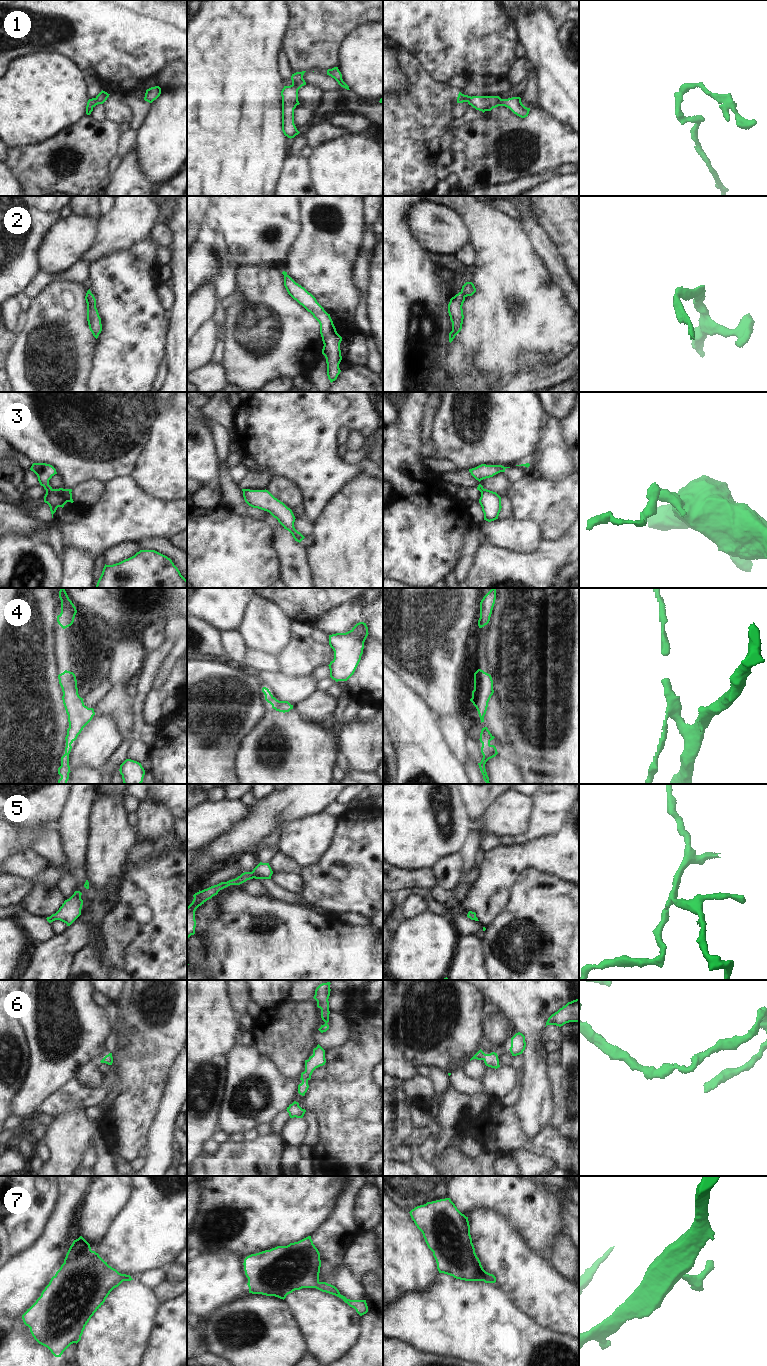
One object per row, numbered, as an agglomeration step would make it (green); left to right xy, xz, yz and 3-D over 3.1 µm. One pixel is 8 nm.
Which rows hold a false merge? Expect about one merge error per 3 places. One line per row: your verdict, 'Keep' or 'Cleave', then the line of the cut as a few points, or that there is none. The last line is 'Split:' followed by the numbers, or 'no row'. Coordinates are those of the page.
1: Keep. No split
2: Keep. No split
3: Keep. No split
4: Keep. No split
5: Keep. No split
6: Keep. No split
7: Keep. No split
Split: no row

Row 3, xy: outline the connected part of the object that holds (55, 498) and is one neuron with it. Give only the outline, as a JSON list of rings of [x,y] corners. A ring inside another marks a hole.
[[[33,463],[30,470],[37,475],[40,485],[46,490],[44,502],[49,505],[52,518],[58,507],[63,508],[67,502],[74,502],[71,493],[72,489],[53,489],[49,485],[49,480],[57,474],[56,469],[52,465],[46,463]]]

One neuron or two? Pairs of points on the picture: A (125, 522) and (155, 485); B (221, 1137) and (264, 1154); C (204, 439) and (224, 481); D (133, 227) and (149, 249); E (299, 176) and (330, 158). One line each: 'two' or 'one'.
A: two
B: two
C: two
D: two
E: two

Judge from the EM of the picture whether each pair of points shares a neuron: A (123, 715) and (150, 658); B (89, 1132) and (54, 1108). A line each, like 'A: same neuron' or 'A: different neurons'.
A: different neurons
B: different neurons

